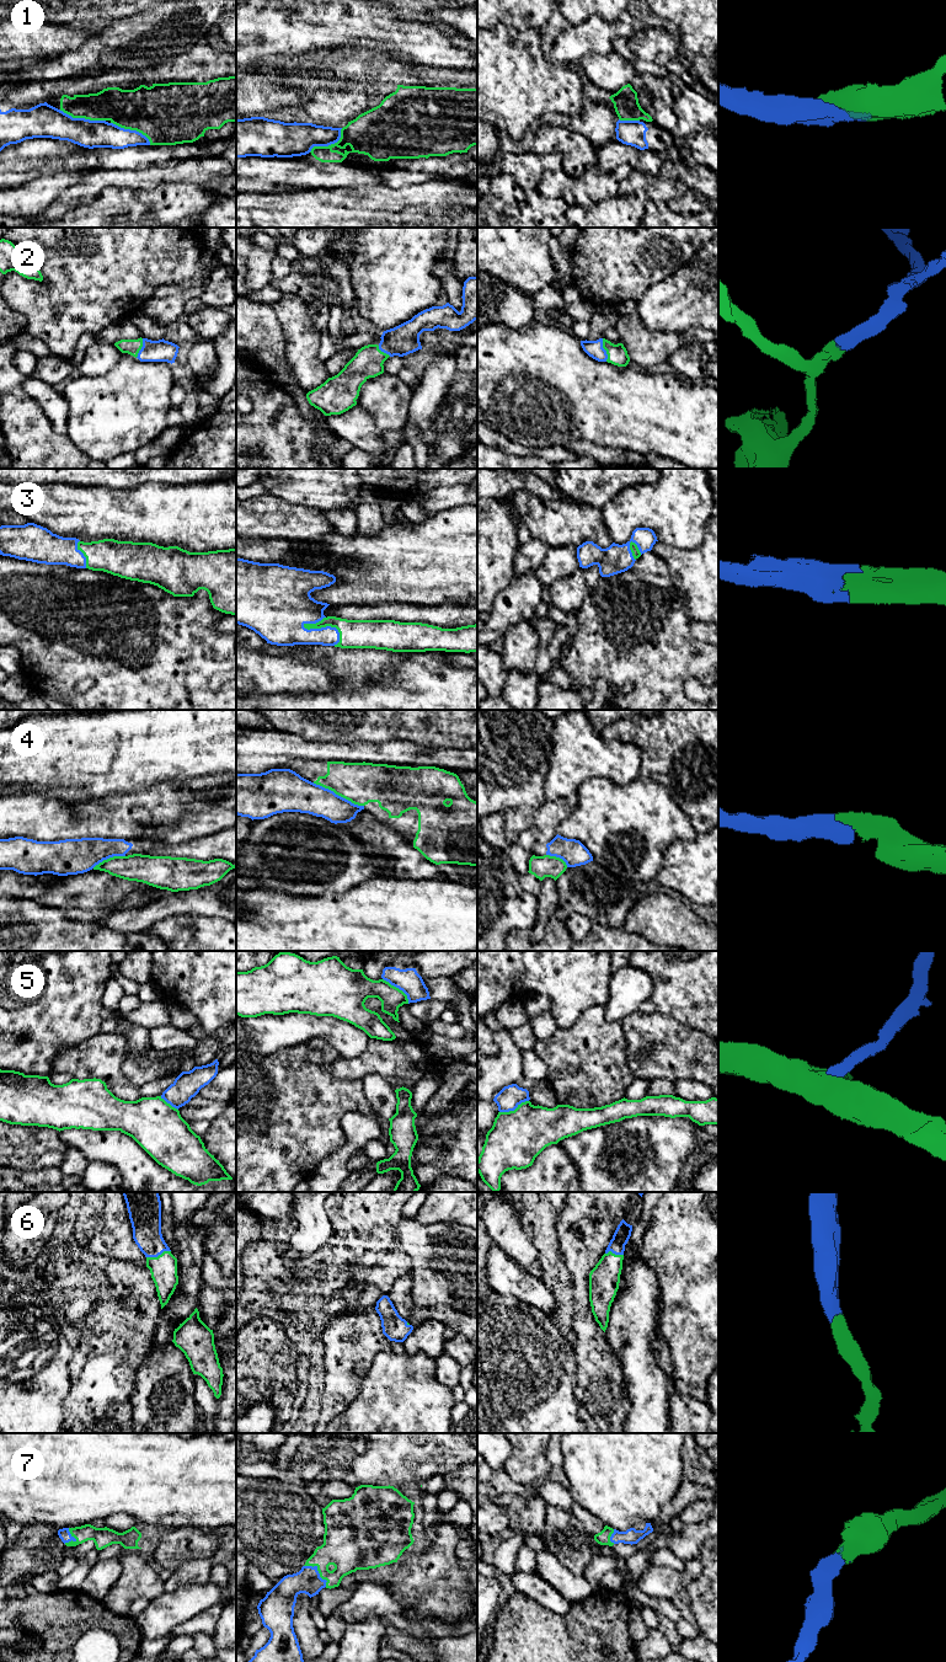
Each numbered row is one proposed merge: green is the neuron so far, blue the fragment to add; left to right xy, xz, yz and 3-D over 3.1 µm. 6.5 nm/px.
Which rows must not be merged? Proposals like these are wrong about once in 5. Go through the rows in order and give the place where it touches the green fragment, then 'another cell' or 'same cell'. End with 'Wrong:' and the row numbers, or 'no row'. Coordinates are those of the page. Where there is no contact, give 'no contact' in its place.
1: contact xy (83, 117); another cell
2: contact yz (604, 348); same cell
3: contact xz (325, 626); same cell
4: contact xz (338, 795); another cell
5: contact xz (397, 988); another cell
6: contact xy (159, 1255); same cell
7: contact xz (317, 1570); same cell
Wrong: 1, 4, 5

